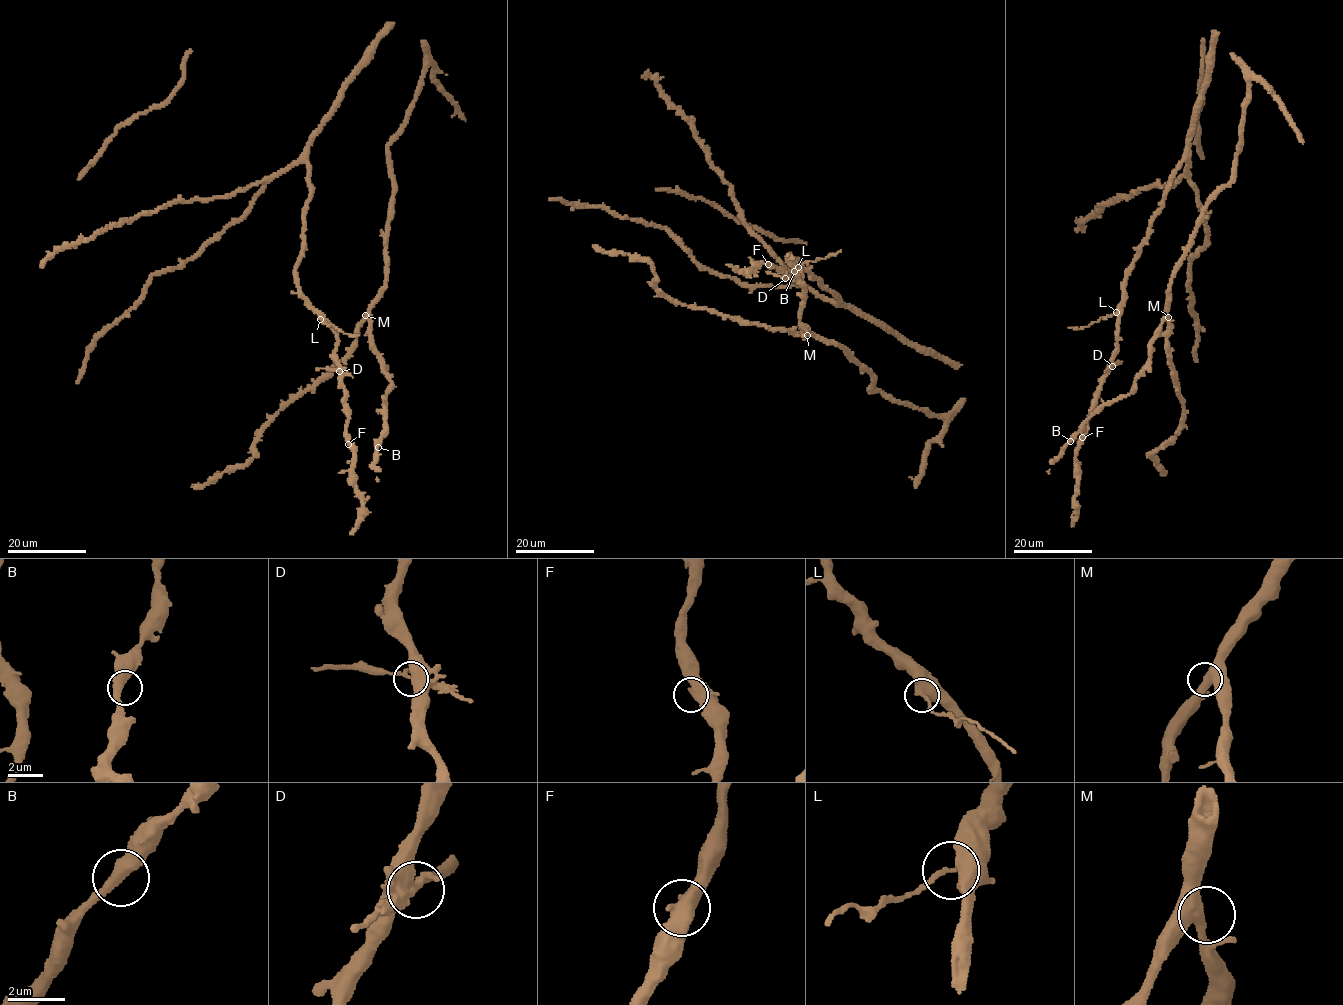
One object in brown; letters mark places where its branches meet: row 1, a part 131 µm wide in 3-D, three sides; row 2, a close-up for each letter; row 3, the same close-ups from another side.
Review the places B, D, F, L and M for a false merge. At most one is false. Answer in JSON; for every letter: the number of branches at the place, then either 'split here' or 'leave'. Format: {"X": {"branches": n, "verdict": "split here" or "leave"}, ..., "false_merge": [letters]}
{"B": {"branches": 2, "verdict": "leave"}, "D": {"branches": 2, "verdict": "leave"}, "F": {"branches": 2, "verdict": "leave"}, "L": {"branches": 2, "verdict": "split here"}, "M": {"branches": 2, "verdict": "leave"}, "false_merge": ["L"]}

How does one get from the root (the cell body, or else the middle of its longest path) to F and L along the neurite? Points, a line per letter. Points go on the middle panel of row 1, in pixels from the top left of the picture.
F: (790, 277), (778, 271), (778, 268), (768, 267), (768, 264)
L: (790, 277), (802, 278), (798, 267)

